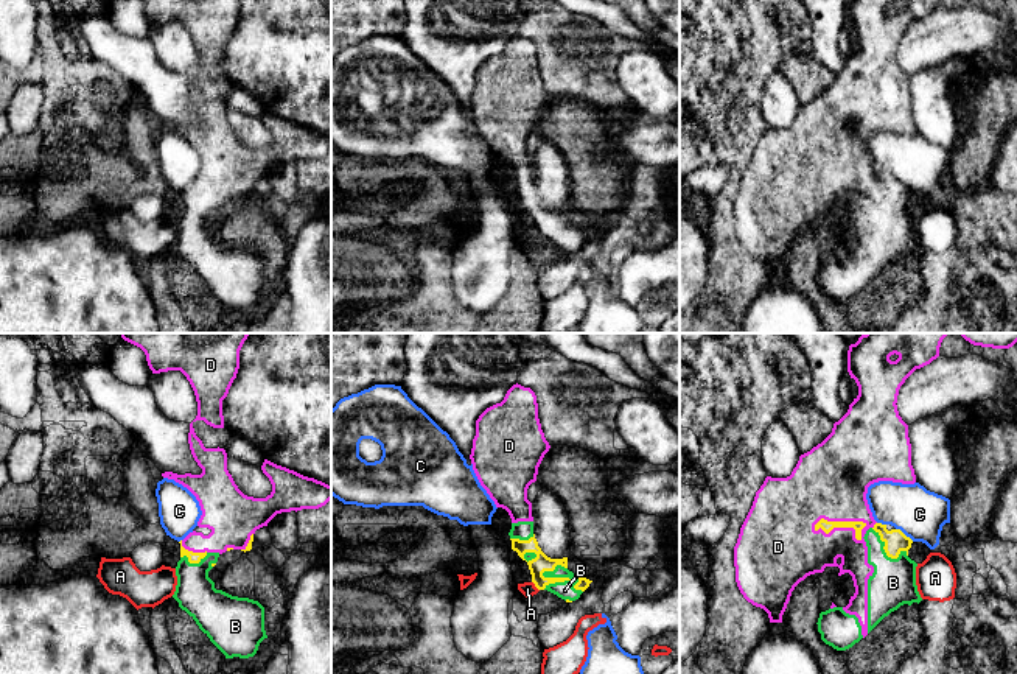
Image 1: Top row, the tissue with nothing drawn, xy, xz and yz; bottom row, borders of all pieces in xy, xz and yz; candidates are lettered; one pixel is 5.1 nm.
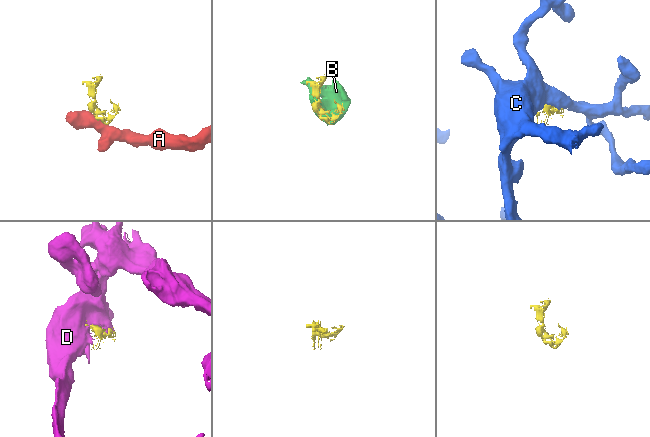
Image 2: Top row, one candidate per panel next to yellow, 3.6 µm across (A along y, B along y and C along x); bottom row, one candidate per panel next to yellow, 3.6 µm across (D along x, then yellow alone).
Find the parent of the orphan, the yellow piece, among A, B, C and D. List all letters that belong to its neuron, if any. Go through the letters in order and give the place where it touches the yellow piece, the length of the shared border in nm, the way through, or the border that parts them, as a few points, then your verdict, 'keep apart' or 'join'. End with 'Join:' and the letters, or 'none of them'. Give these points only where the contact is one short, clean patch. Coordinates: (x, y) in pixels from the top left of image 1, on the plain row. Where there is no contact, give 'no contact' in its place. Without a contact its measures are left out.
A: meets yellow in xz at (535, 237); contact 70 nm long; border along xz (532, 232), (538, 242); keep apart
B: meets yellow in xz at (552, 229); contact 170 nm long; join
C: meets yellow in yz at (904, 186); contact 120 nm long; keep apart
D: meets yellow in yz at (838, 173); contact 280 nm long; join
Join: B, D

